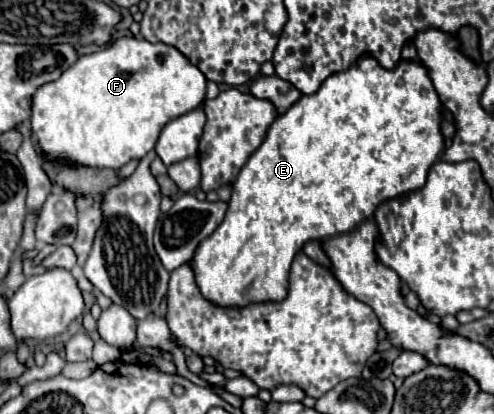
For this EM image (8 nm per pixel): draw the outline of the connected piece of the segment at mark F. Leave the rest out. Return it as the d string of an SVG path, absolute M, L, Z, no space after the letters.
M121 37L117 41L113 41L109 47L83 55L73 67L69 67L61 79L57 79L55 83L45 83L43 87L39 87L39 91L33 95L33 115L31 115L31 131L37 135L37 151L45 155L45 159L67 159L69 163L77 163L77 165L85 165L85 167L107 167L107 169L119 169L125 163L129 163L131 159L143 159L157 143L157 137L161 133L161 129L175 117L185 115L193 109L197 109L203 101L205 101L205 93L207 93L207 79L205 75L175 47L165 45L165 43L149 43L145 39L137 39L137 37Z

